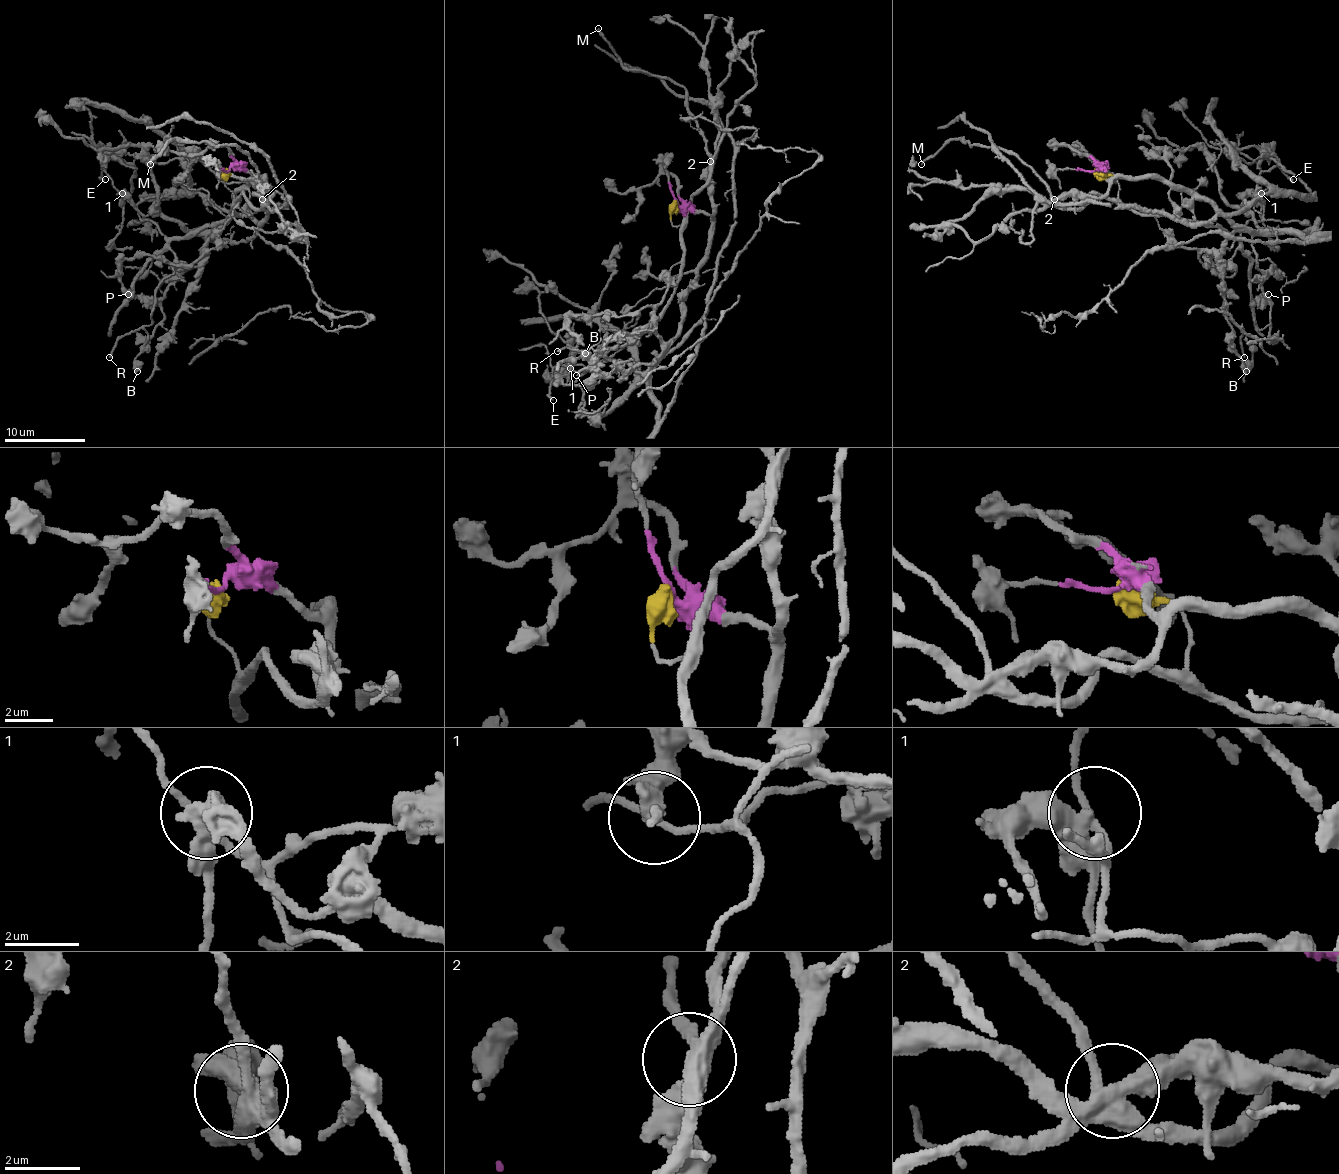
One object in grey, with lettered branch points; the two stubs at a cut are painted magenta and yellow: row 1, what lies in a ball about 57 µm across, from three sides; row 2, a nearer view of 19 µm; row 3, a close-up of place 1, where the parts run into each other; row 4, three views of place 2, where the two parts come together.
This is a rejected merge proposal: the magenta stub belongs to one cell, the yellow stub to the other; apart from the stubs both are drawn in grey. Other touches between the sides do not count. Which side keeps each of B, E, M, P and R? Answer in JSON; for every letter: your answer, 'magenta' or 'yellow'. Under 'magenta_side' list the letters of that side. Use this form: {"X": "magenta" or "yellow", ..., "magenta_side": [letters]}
{"B": "yellow", "E": "yellow", "M": "yellow", "P": "magenta", "R": "yellow", "magenta_side": ["P"]}

